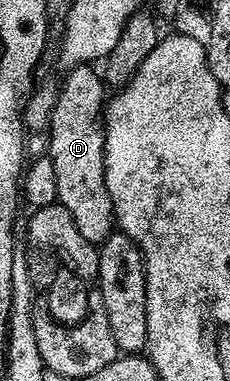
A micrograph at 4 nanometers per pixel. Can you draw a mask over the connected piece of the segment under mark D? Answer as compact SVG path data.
M92 64L68 70L60 82L57 102L50 115L47 156L55 167L57 201L71 213L79 234L100 246L115 232L113 204L105 182L105 114L107 86Z

